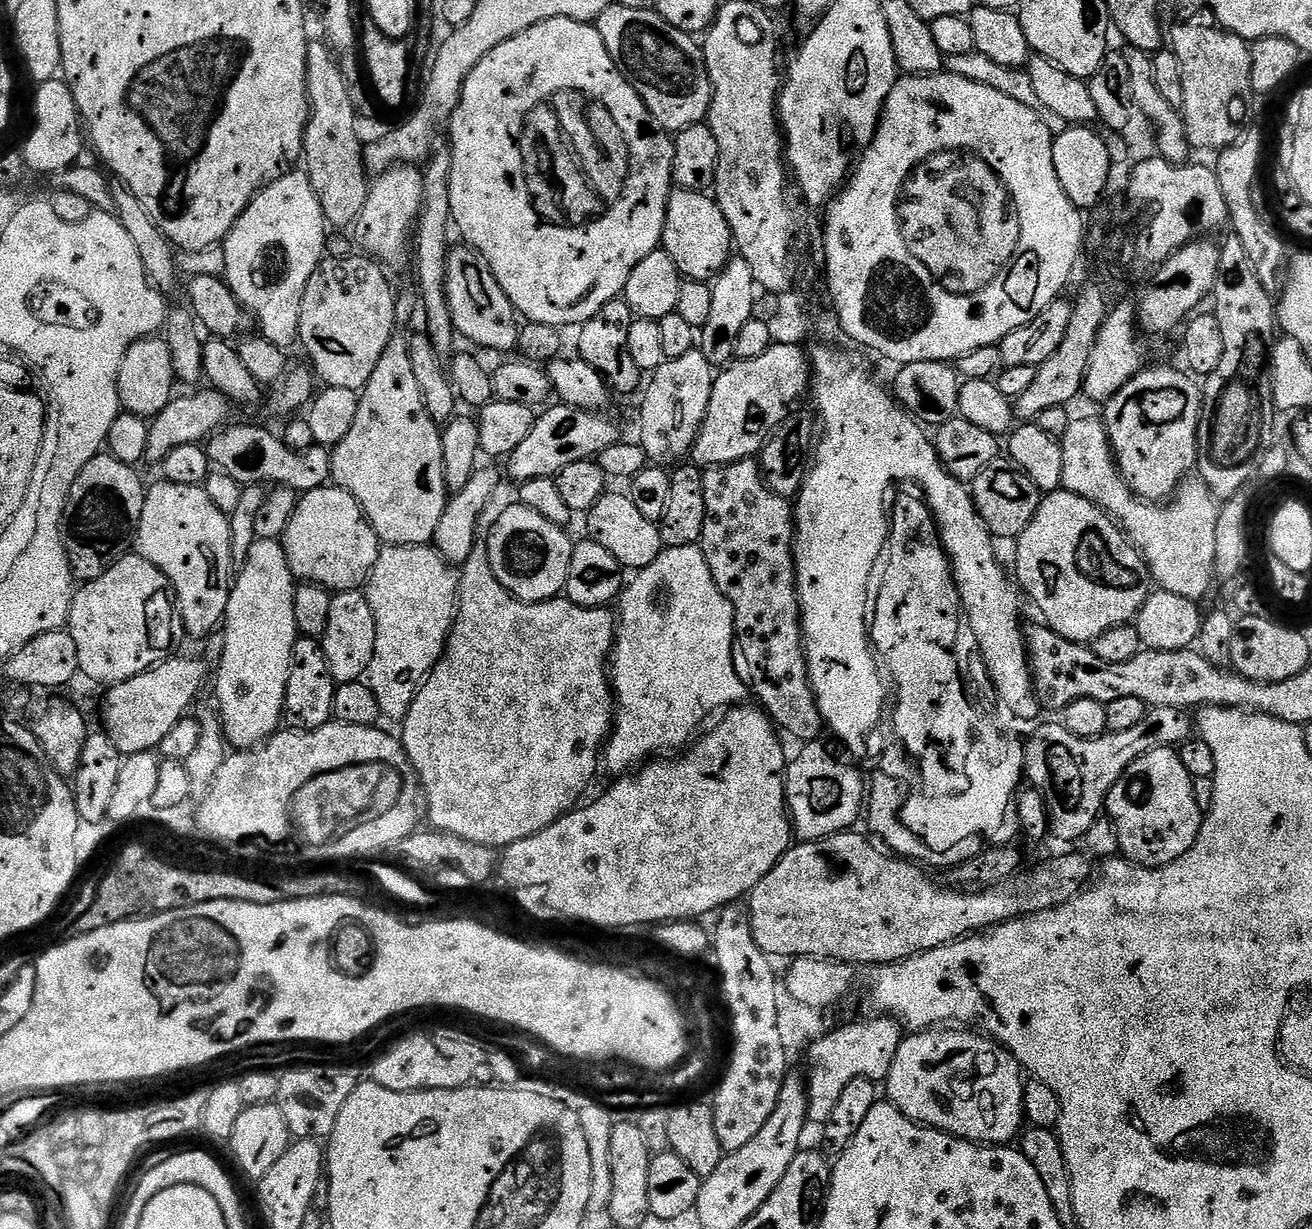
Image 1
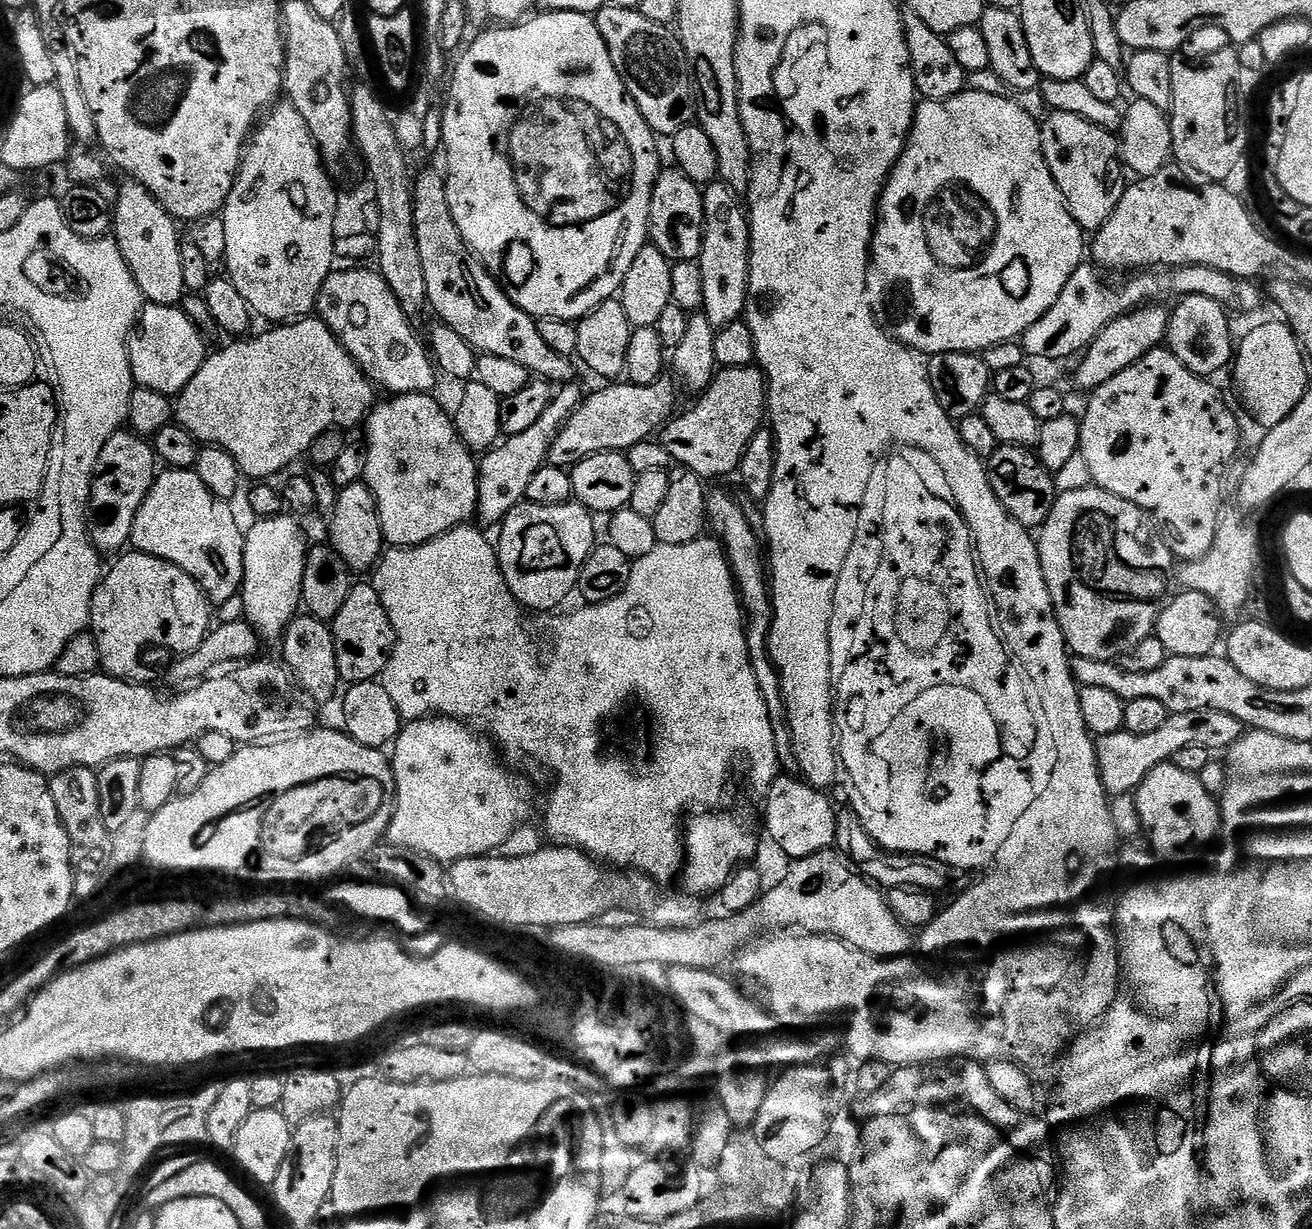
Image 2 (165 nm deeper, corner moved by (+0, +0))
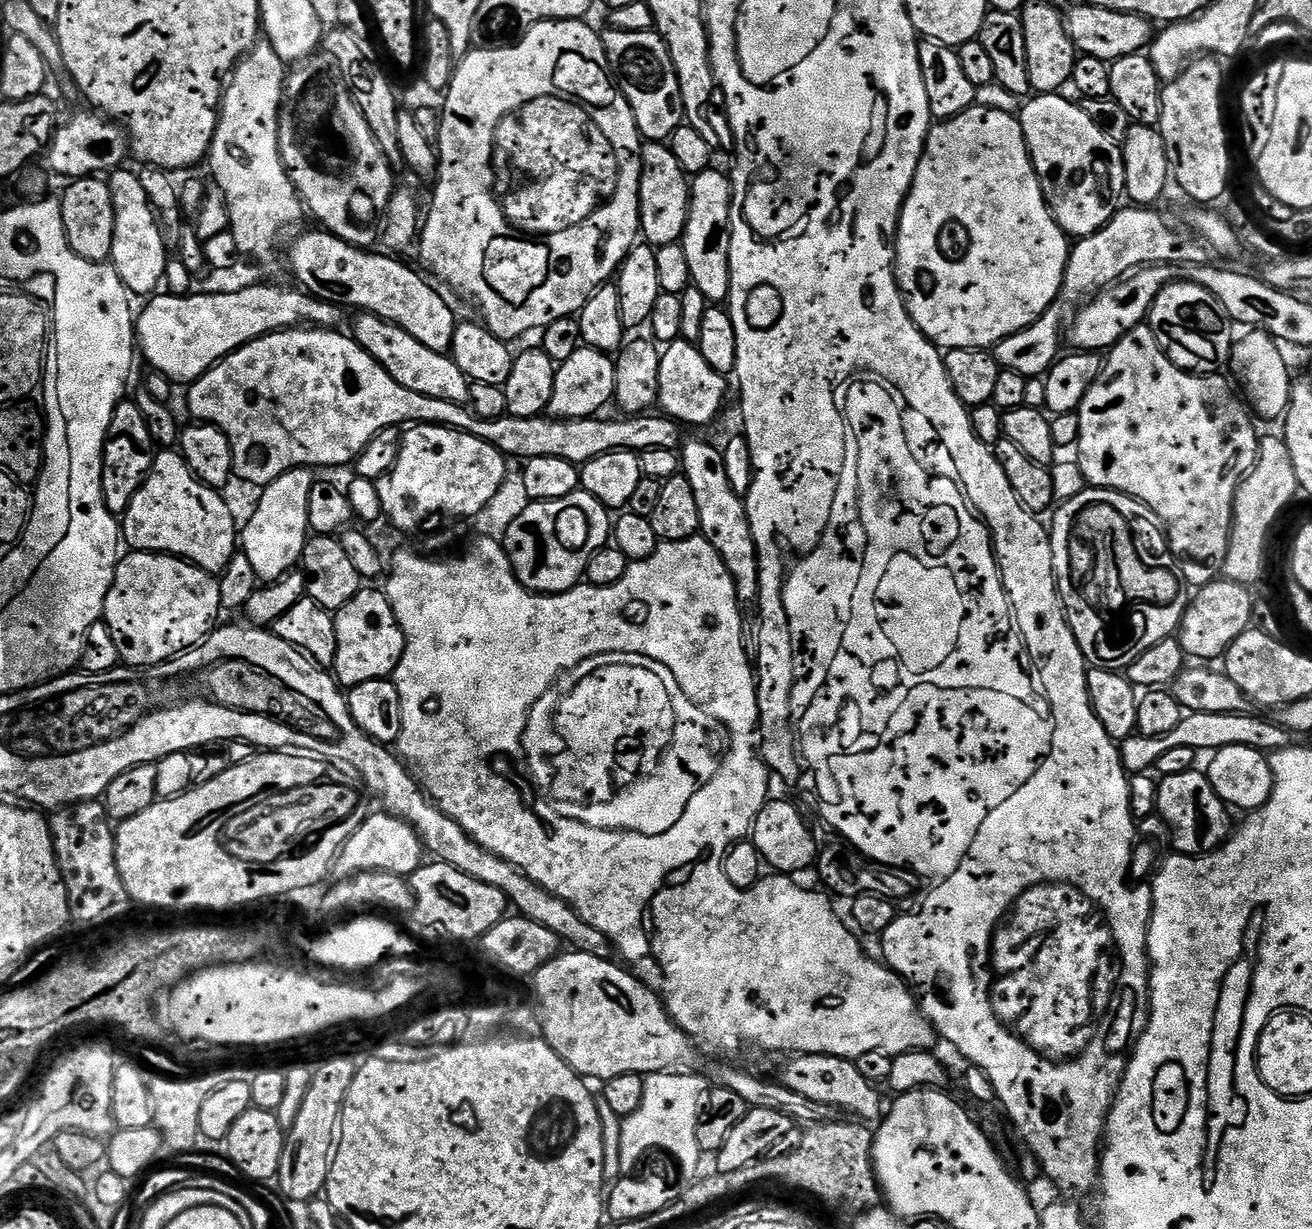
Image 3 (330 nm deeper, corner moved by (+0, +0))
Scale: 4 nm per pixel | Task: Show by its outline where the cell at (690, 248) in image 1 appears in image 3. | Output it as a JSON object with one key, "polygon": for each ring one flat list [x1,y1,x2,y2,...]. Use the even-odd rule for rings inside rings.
{"polygon":[[648,142,641,147,642,178,640,179,640,231,647,243,661,248,667,244,679,244,684,239,690,198,690,177,678,166,678,158,674,158,672,149,664,142]]}

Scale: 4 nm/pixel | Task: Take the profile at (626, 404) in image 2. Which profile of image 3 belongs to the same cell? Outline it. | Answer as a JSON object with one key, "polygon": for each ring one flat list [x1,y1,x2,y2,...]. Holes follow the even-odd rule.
{"polygon":[[683,338,667,345,662,352,660,370,660,394,658,404,663,415,671,416,681,425,708,424,724,408,724,395,728,392,725,373,714,370,706,358,702,358,699,347]]}

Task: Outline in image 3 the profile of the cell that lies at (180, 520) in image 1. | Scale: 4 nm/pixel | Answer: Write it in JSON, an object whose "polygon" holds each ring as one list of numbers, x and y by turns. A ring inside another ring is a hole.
{"polygon":[[160,450,155,453,150,474,134,494,130,506,122,517,122,540,129,549,137,552,163,552,165,556,179,556,197,564,213,574,223,573,224,567,238,552,238,524,232,517,232,508,223,500,217,489,204,484,192,473,190,466,176,450]]}

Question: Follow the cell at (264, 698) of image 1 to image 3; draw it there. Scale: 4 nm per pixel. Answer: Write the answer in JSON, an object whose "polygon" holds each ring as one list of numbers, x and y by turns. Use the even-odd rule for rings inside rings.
{"polygon":[[293,470,282,474,274,482,263,485,260,501,248,520,248,525,242,528,242,554,250,558,250,564,254,566,254,574,257,581,271,582,280,580,287,572,293,571,303,561,304,548,310,539,308,522,308,507,313,486,317,477,308,470]]}

